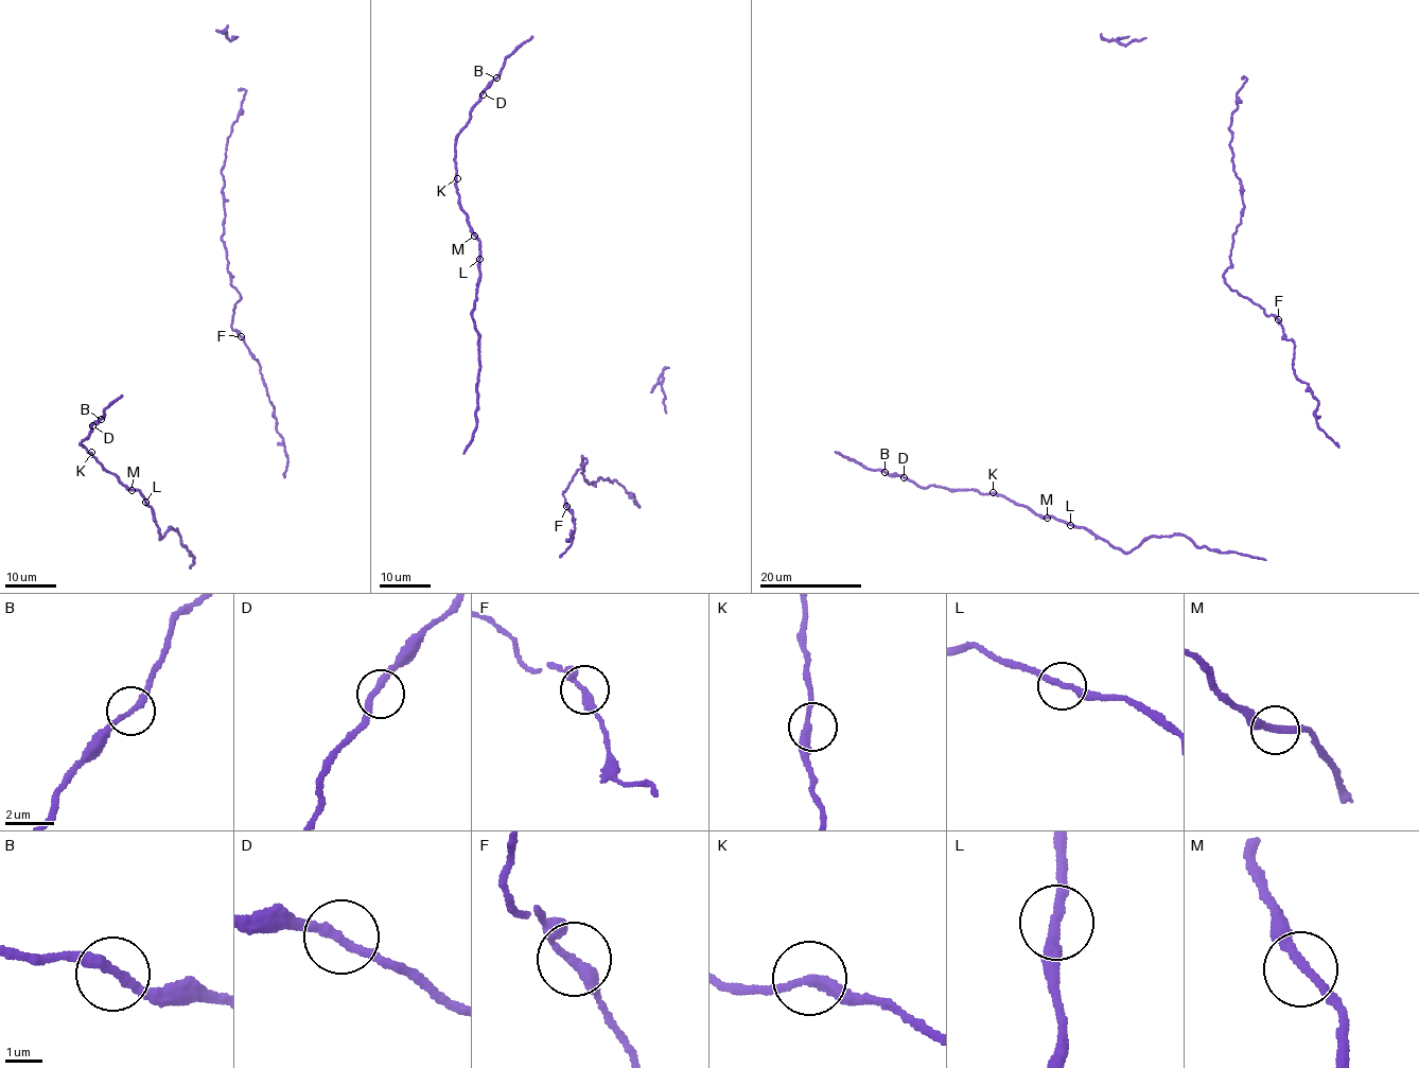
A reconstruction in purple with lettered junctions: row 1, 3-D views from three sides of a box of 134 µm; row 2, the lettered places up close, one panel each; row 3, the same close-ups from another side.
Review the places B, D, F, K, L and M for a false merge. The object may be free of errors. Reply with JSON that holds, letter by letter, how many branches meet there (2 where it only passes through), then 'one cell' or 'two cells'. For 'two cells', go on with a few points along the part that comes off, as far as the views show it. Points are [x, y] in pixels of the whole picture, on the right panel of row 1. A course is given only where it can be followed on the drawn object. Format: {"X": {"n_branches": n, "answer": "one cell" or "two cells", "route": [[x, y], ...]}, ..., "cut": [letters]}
{"B": {"n_branches": 2, "answer": "one cell"}, "D": {"n_branches": 2, "answer": "one cell"}, "F": {"n_branches": 2, "answer": "one cell"}, "K": {"n_branches": 2, "answer": "one cell"}, "L": {"n_branches": 2, "answer": "one cell"}, "M": {"n_branches": 2, "answer": "one cell"}, "cut": []}

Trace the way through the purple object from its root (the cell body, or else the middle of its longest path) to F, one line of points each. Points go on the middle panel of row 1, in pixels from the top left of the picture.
F: (561, 554), (572, 543), (573, 539), (568, 541), (575, 529), (575, 520), (573, 522), (573, 514), (567, 506)

